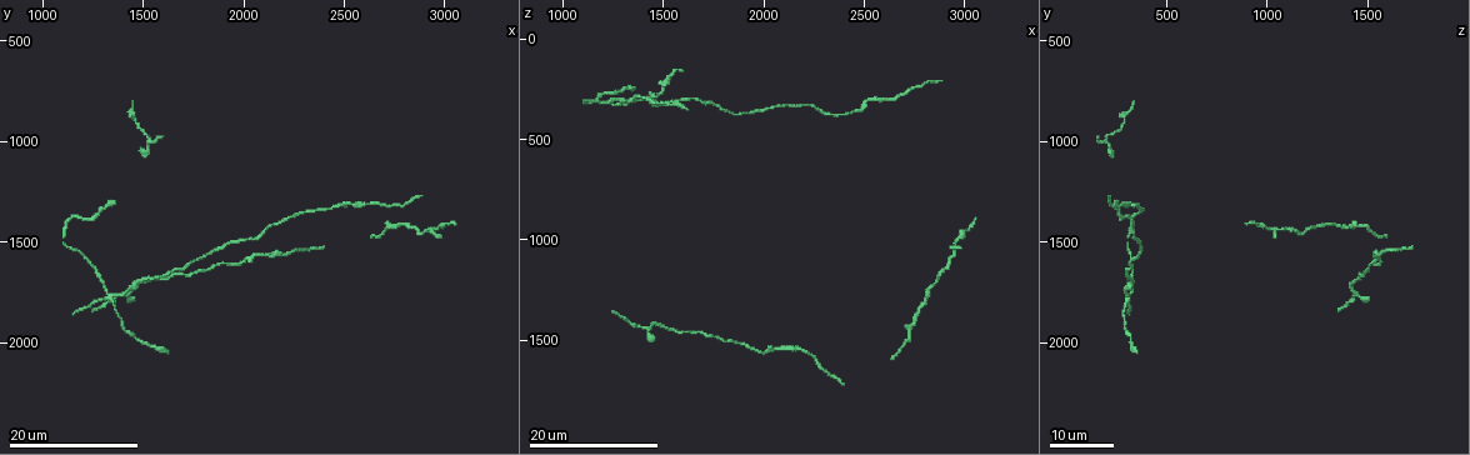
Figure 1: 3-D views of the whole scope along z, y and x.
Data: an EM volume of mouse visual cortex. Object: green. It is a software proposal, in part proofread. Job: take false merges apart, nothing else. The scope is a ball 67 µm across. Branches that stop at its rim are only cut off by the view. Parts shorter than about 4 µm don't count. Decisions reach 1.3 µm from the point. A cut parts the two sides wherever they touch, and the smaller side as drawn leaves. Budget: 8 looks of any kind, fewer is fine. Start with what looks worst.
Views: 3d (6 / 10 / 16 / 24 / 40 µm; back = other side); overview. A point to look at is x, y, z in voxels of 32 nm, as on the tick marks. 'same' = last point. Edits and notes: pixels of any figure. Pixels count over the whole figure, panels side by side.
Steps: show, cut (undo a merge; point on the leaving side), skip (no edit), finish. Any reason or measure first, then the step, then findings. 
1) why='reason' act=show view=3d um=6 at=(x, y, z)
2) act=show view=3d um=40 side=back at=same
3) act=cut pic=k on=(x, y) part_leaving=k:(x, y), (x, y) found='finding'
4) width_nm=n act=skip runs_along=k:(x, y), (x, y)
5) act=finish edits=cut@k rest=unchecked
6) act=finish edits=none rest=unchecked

why='looks like a crossing' act=show view=3d um=24 at=(1350, 1790, 300)

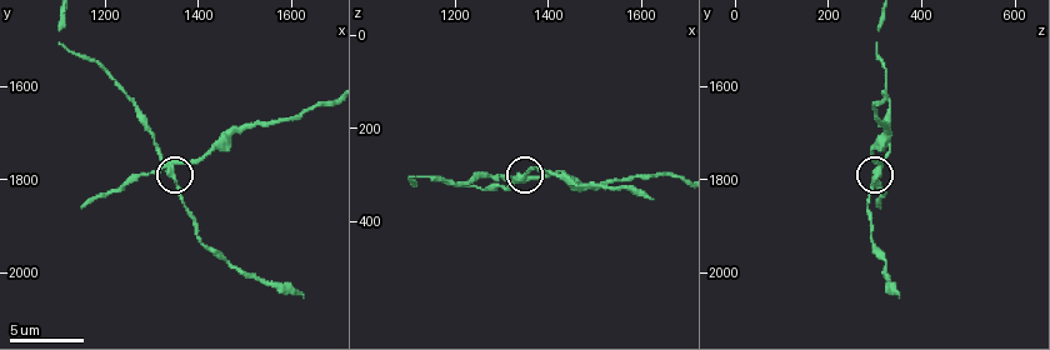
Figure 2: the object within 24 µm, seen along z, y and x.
why='zoom in' act=show view=3d um=10 at=(1340, 1790, 310)

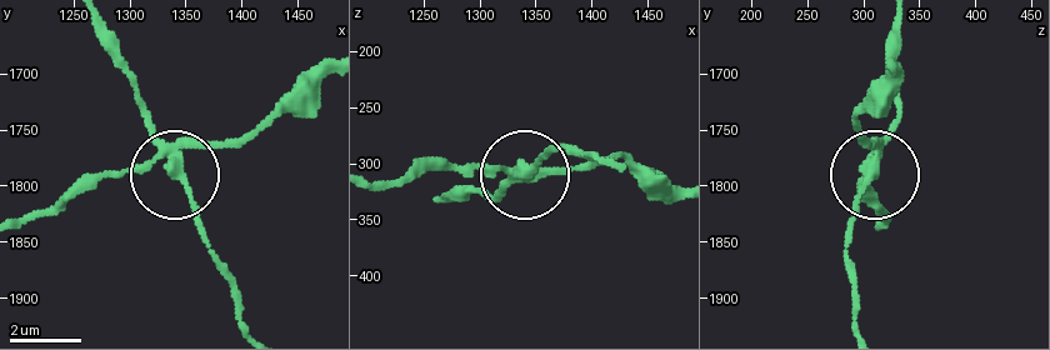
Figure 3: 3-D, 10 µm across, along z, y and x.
width_nm=250 act=cut pic=3 on=(150, 111) part_leaving=3:(168, 146), (108, 24) found='two neurons meet here'

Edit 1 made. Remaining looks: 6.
why='sharp bend' act=show view=3d um=24 at=(2740, 1310, 240)

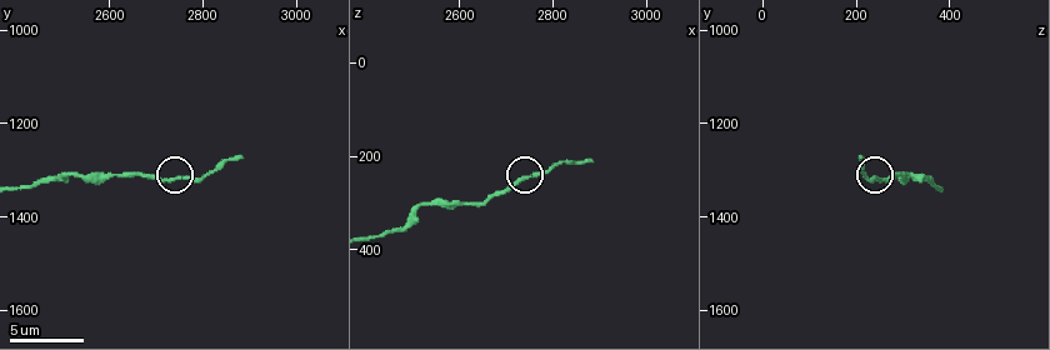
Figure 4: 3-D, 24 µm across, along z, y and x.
act=show view=3d um=6 at=(2740, 1315, 245)

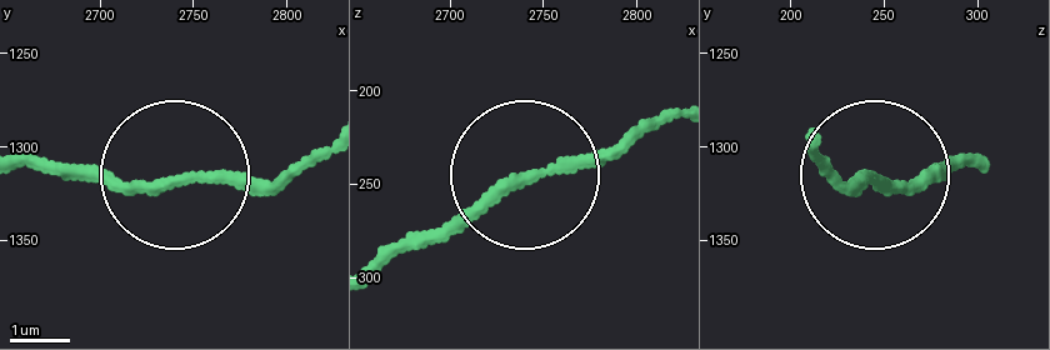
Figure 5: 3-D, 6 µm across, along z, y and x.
width_nm=190 act=skip runs_along=5:(33, 169), (123, 184), (226, 169), (271, 184), (316, 164) found='continuous, no second neuron'

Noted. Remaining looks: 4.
why='thick turns thin' act=show view=3d um=16 at=(1530, 1030, 220)

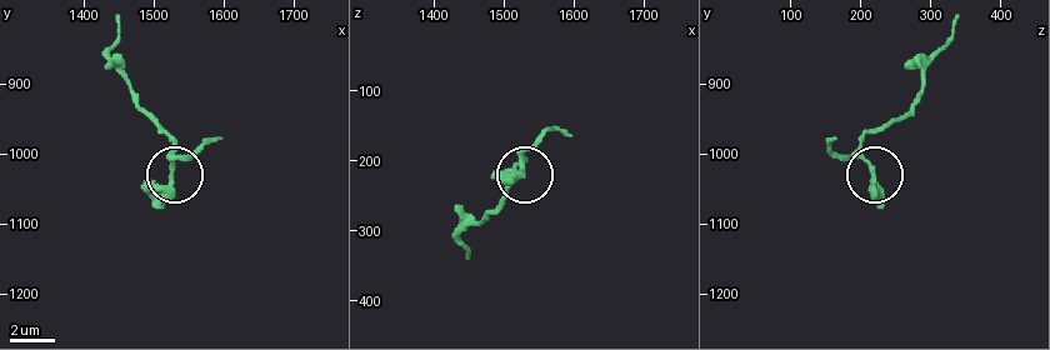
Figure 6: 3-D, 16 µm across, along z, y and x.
act=show view=3d um=6 at=(1525, 1020, 220)

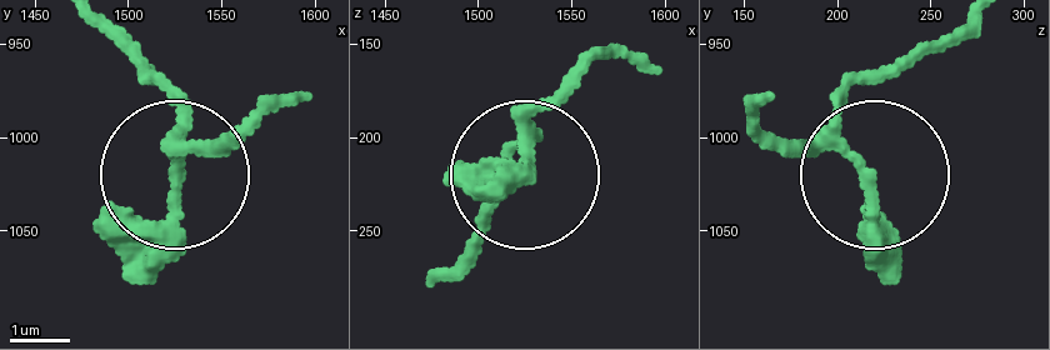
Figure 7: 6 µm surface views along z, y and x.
act=skip found='continuous, no second neuron'

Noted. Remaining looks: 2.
act=show view=3d um=10 at=(2535, 1310, 305)

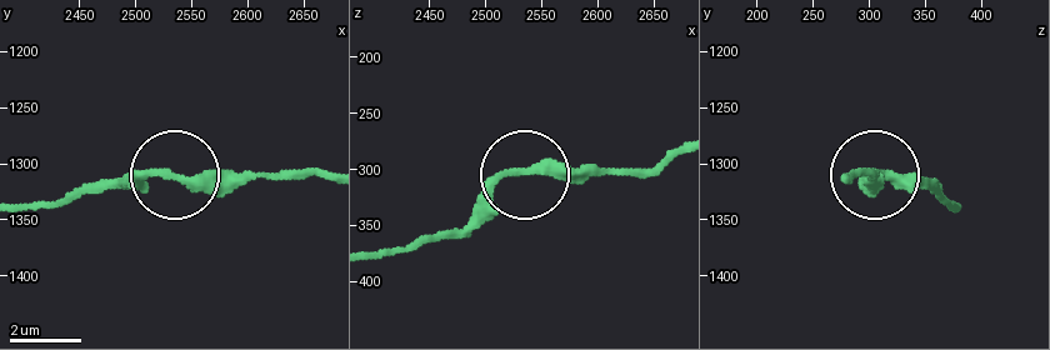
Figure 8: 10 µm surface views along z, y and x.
act=skip runs_along=8:(24, 213), (158, 176), (263, 176) found='all the same neuron'

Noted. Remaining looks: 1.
act=finish edits=cut@3 rest=unchecked

